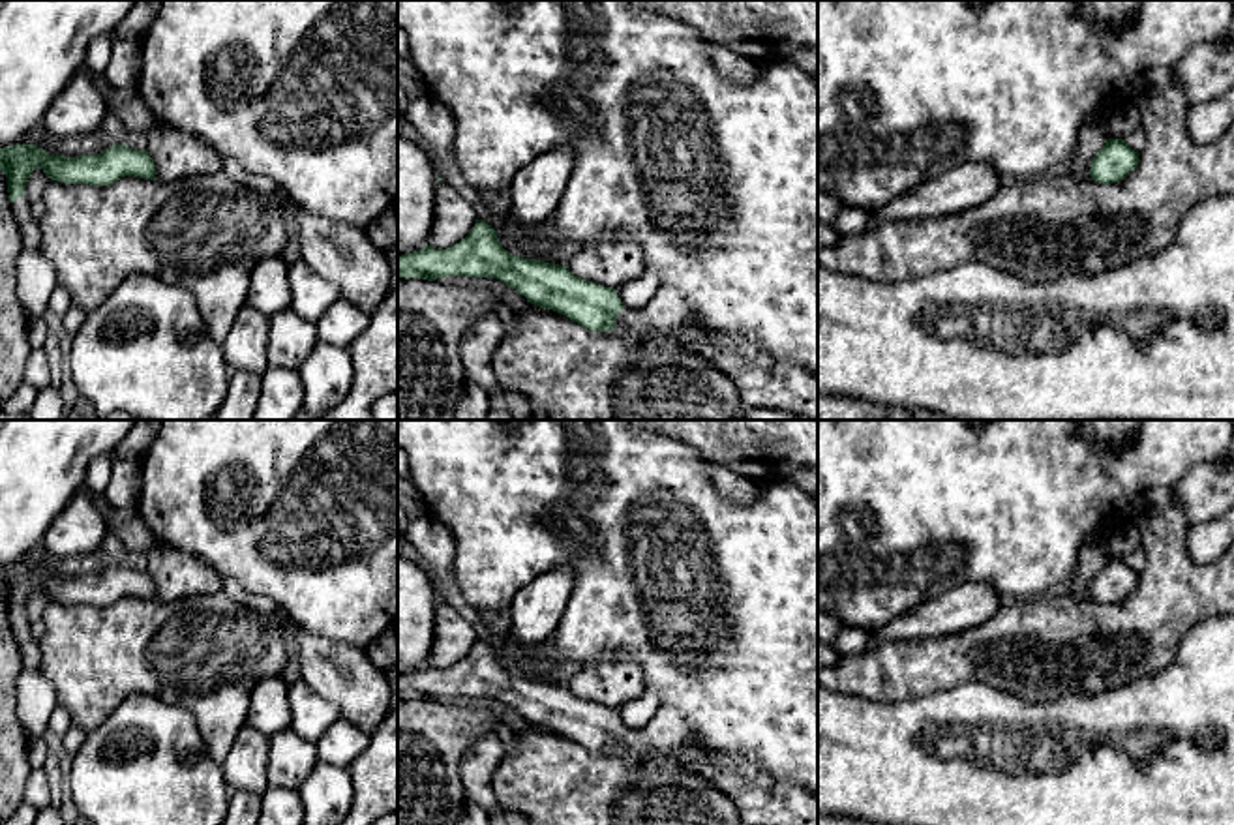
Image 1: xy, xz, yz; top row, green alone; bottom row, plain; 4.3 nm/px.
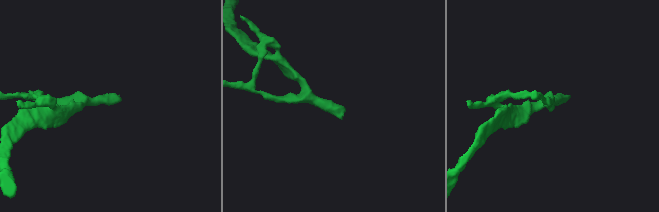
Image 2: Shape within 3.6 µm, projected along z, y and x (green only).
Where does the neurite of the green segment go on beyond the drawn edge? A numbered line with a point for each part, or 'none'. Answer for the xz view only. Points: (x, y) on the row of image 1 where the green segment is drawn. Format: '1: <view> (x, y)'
1: xz (764, 383)

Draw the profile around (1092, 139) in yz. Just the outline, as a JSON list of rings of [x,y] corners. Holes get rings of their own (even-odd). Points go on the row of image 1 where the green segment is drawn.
[[[1088,126],[1080,129],[1078,135],[1078,146],[1076,146],[1076,158],[1069,169],[1069,172],[1076,180],[1090,180],[1090,165],[1095,154],[1105,146],[1105,142],[1110,139],[1106,128],[1099,126]]]

